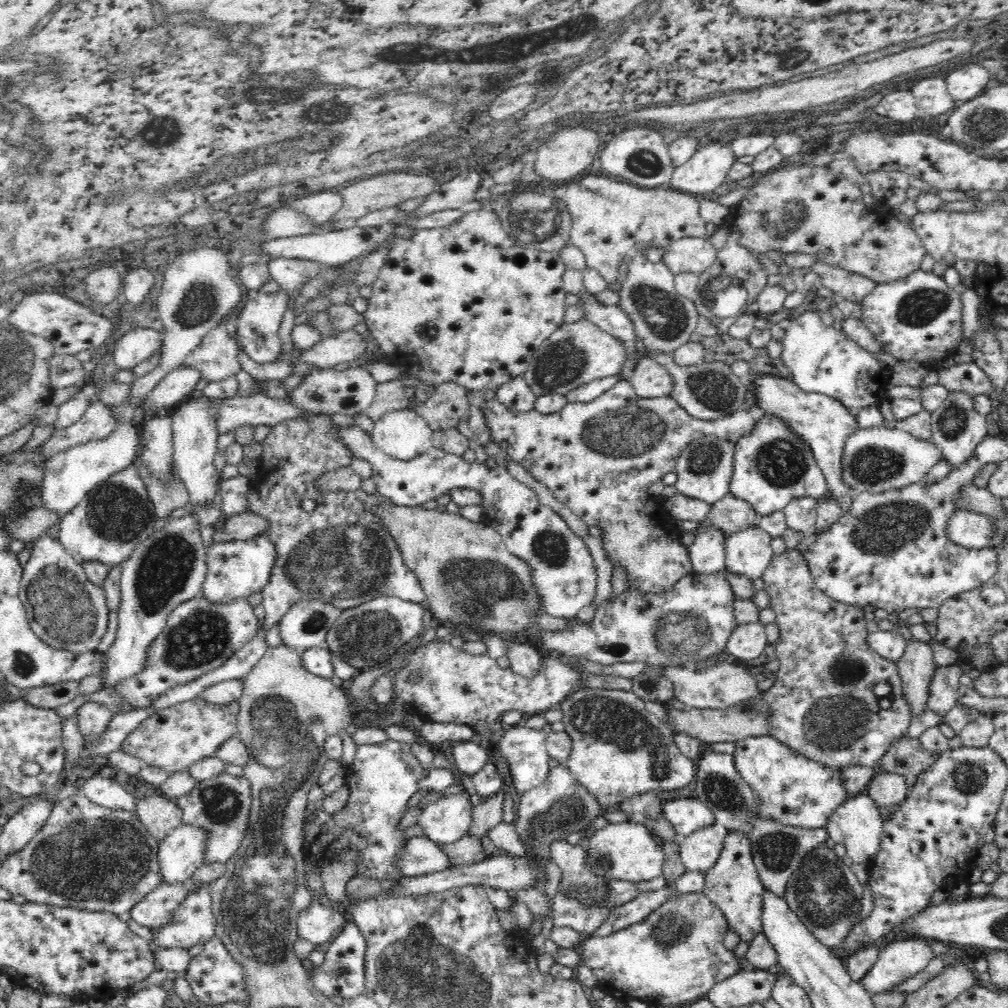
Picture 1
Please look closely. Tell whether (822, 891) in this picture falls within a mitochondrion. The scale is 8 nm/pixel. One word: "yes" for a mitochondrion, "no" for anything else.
yes

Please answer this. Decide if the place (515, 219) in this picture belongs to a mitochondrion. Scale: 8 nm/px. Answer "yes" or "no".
yes

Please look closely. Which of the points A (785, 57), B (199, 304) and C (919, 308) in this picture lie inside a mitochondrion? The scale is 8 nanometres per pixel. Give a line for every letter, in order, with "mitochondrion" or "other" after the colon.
A: other
B: mitochondrion
C: mitochondrion

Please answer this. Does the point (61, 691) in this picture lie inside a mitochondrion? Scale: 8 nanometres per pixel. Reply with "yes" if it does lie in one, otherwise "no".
no

